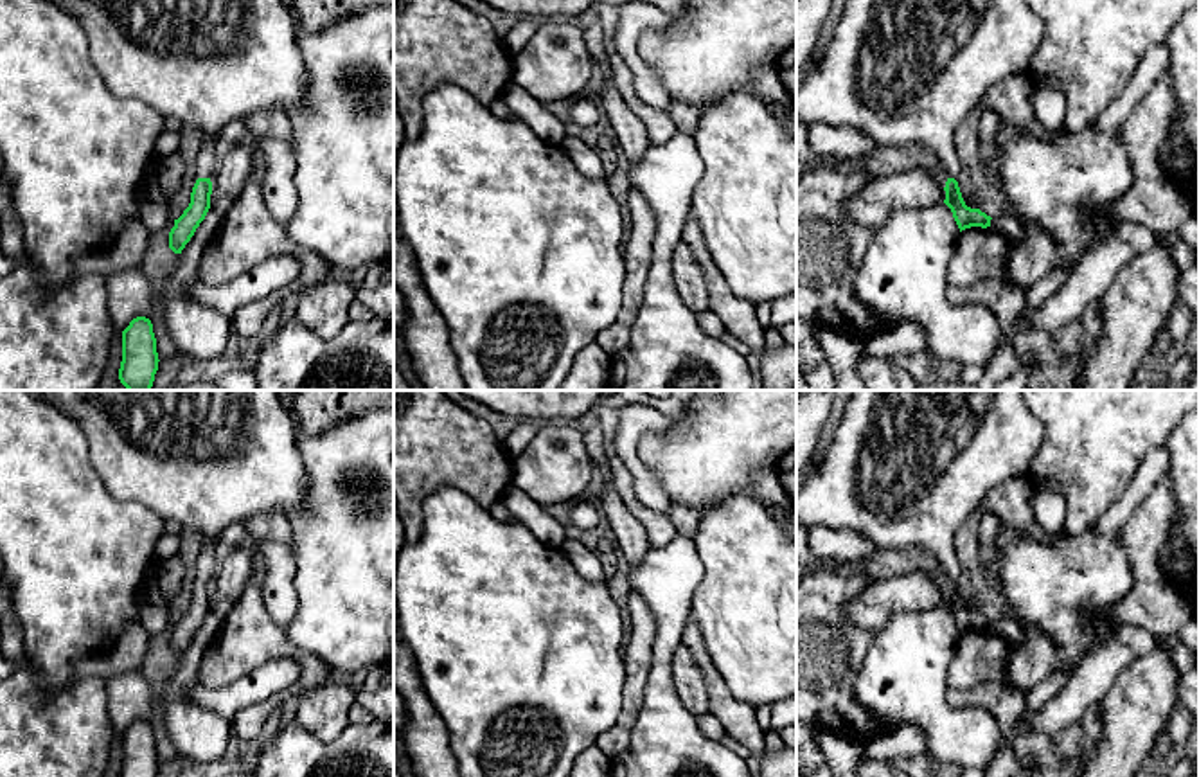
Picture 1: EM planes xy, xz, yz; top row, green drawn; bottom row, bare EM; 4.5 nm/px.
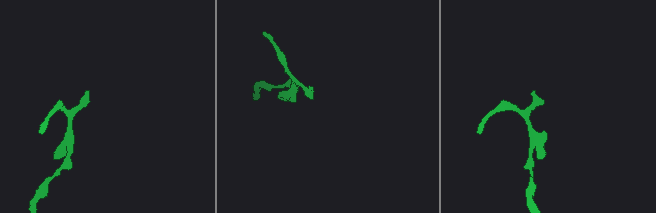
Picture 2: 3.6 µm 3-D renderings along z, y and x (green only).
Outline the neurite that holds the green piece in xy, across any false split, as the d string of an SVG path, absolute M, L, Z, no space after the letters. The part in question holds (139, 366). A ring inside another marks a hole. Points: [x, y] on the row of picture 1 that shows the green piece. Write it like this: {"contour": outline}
{"contour": "M146 317L133 318L122 331L120 383L128 390L151 390L158 362L151 320Z"}

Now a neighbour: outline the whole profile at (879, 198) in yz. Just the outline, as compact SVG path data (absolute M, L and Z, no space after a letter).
M926 167L868 180L861 191L841 203L848 221L877 228L897 209L928 209L944 203L946 191Z

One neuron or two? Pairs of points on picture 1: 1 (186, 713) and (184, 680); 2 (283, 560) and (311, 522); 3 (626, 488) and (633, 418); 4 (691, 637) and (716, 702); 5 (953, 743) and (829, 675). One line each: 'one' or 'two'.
1: one
2: two
3: two
4: one
5: two

